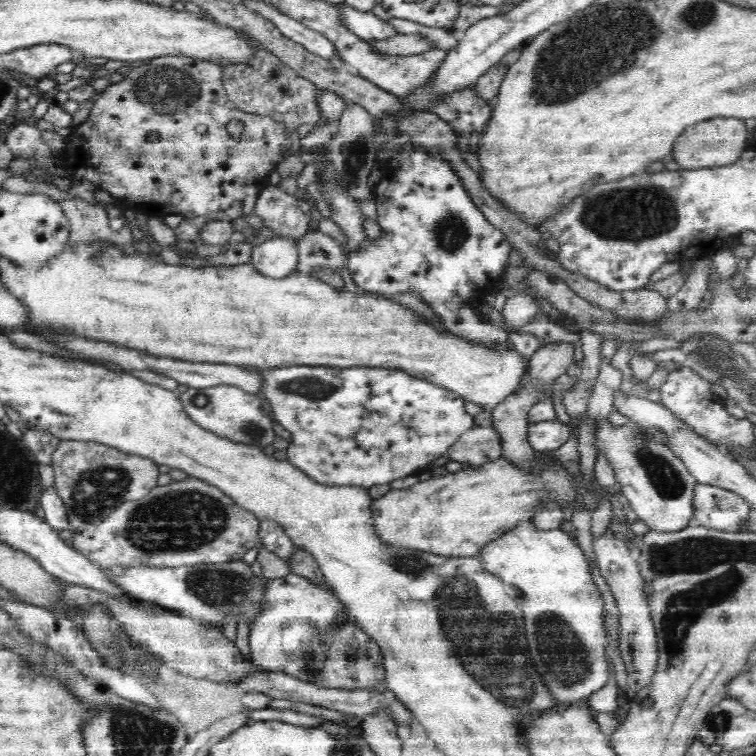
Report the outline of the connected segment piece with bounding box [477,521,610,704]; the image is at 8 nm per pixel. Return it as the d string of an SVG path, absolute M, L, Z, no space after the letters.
M532 521L522 522L521 525L515 527L512 531L497 538L496 541L489 542L477 555L482 560L482 566L486 571L500 577L502 582L510 588L513 596L520 596L522 590L522 610L524 610L524 620L526 620L526 638L528 638L529 655L534 663L535 669L538 671L539 677L542 679L544 688L551 694L553 699L558 702L570 704L577 700L589 699L594 692L598 692L604 688L610 680L610 669L608 660L606 659L606 628L605 628L605 606L604 599L600 598L601 590L594 584L592 574L590 574L590 566L588 566L588 558L584 556L584 552L580 550L580 545L576 539L572 539L570 535L562 530L540 531L534 527Z

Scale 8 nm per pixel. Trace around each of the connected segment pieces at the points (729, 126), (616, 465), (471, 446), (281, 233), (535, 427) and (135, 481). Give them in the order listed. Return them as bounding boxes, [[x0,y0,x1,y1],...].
[[672,117,748,169],[596,420,697,533],[448,426,502,467],[254,186,309,239],[527,420,570,450],[50,439,158,533]]

